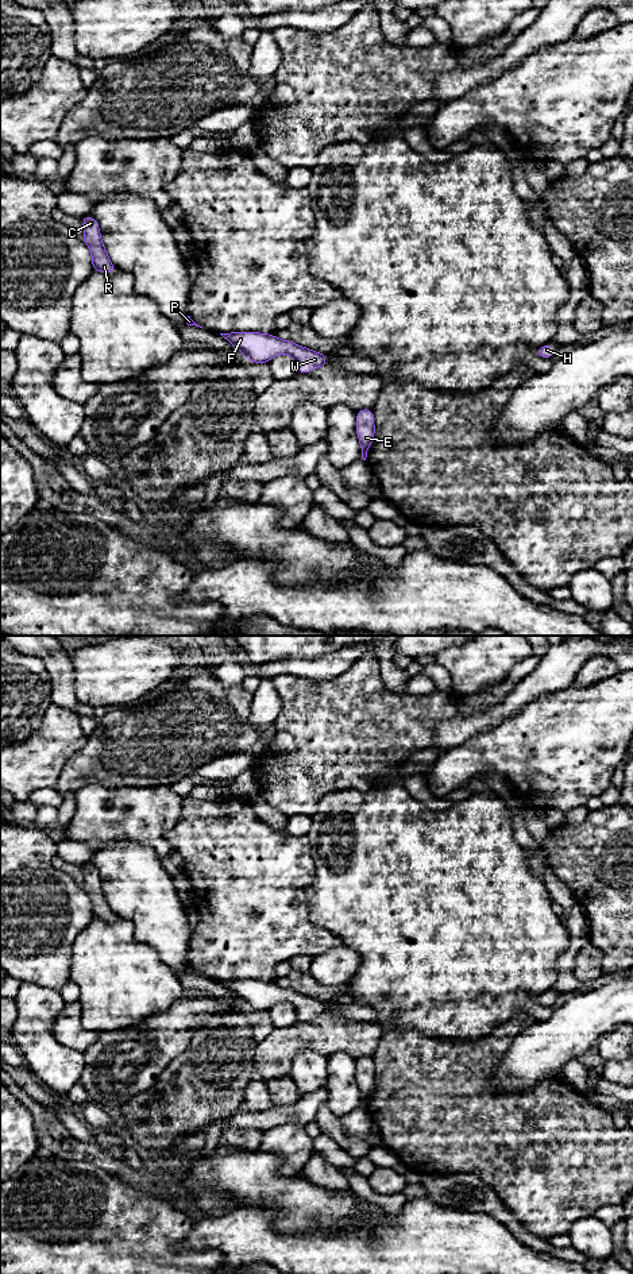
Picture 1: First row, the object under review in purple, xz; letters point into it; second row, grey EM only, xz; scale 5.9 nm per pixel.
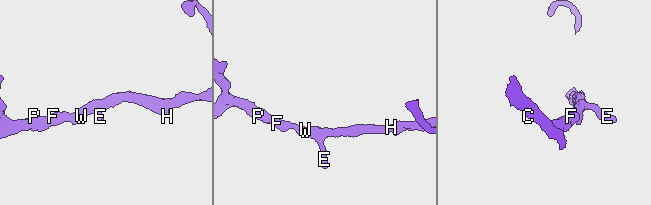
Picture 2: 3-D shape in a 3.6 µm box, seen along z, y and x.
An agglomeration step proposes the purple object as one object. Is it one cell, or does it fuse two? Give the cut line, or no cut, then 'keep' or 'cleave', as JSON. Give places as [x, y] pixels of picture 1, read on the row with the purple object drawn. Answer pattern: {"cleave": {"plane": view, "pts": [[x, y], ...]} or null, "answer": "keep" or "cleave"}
{"cleave": null, "answer": "keep"}

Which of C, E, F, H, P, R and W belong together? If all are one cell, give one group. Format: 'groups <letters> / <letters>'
groups C E F H P R W

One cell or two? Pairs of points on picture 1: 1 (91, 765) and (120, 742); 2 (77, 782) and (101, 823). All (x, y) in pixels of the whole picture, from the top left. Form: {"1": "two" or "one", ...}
{"1": "one", "2": "two"}

